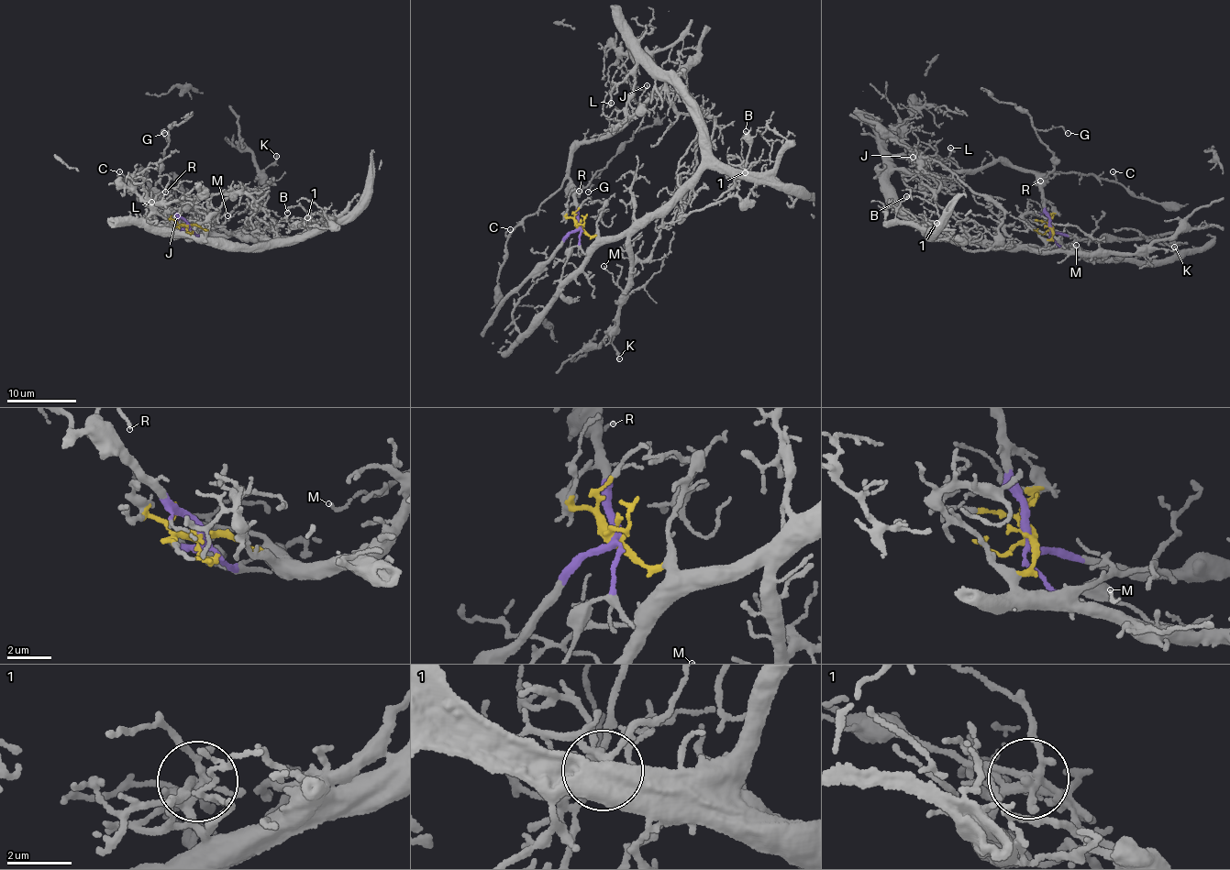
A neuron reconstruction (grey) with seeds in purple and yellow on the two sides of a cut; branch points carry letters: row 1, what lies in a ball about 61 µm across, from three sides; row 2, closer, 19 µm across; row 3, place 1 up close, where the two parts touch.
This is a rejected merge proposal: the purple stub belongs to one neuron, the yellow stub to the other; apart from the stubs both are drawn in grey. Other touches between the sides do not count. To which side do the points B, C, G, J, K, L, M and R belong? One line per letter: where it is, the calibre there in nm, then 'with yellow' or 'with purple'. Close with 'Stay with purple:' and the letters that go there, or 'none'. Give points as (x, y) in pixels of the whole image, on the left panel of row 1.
B: place (287, 213); calibre 190 nm; with yellow
C: place (119, 171); calibre 140 nm; with purple
G: place (164, 133); calibre 90 nm; with purple
J: place (177, 215); calibre 100 nm; with purple
K: place (276, 156); calibre 190 nm; with yellow
L: place (151, 202); calibre 280 nm; with yellow
M: place (227, 215); calibre 140 nm; with yellow
R: place (165, 192); calibre 100 nm; with purple
Stay with purple: C, G, J, R

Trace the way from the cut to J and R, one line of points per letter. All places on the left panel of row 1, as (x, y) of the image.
J: (188, 225), (166, 200), (152, 192), (140, 200), (175, 214), (179, 210), (178, 224), (176, 215)
R: (188, 225), (188, 221), (160, 199), (155, 190), (156, 183), (162, 185), (166, 192)

